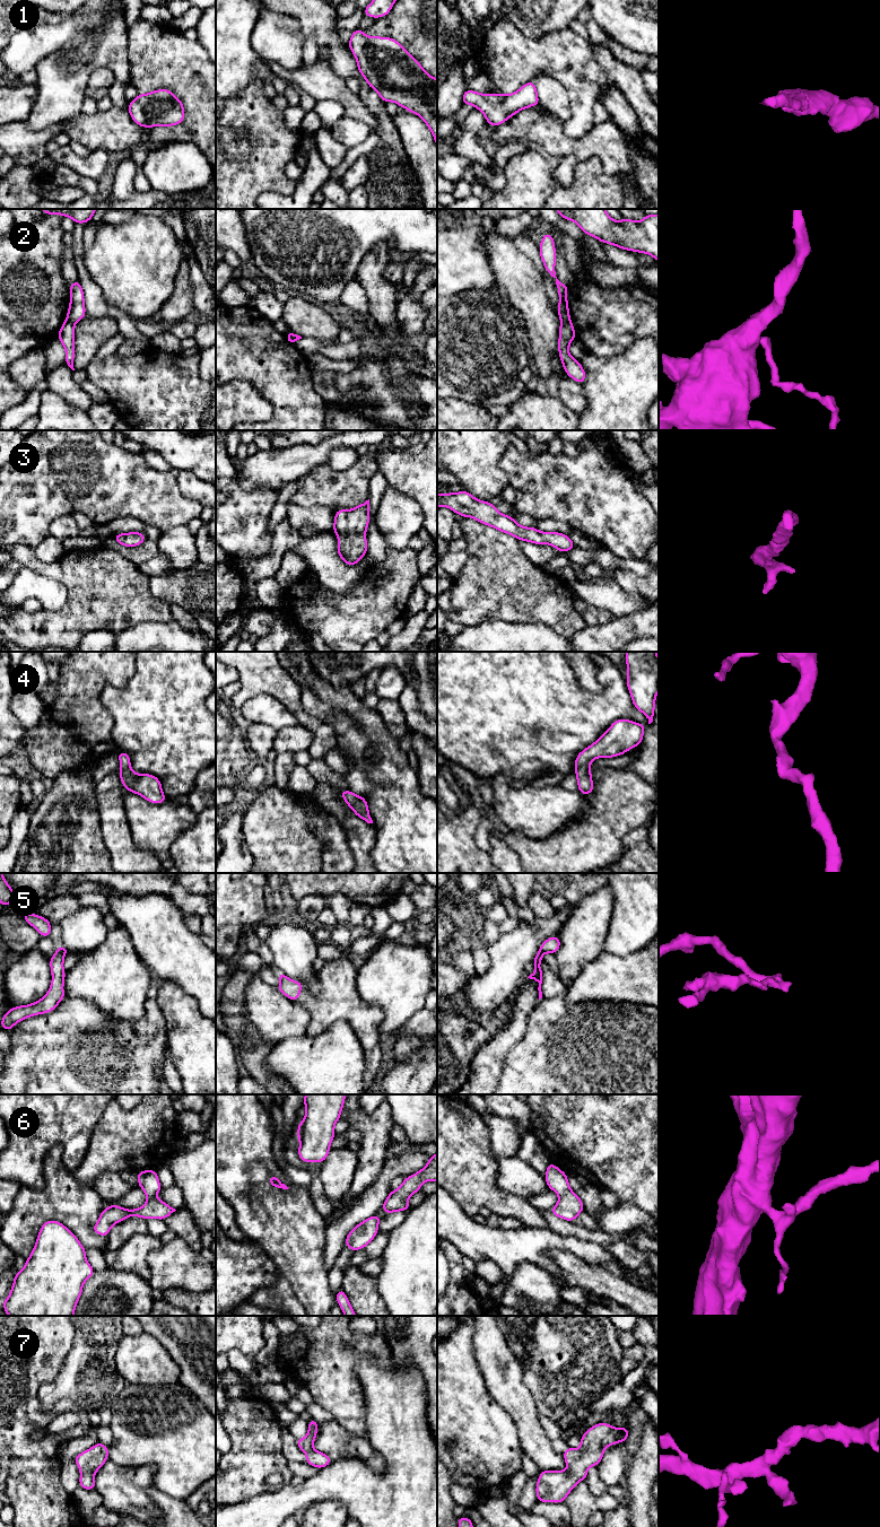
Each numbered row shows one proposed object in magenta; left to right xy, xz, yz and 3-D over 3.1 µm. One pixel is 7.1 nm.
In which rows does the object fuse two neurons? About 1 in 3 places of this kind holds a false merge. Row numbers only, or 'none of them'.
2, 5

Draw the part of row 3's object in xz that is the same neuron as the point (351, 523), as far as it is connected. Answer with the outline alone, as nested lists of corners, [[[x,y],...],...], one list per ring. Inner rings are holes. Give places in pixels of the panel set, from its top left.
[[[369,499],[351,509],[336,512],[333,531],[339,538],[337,549],[346,565],[358,564],[367,553],[365,534],[369,521]]]

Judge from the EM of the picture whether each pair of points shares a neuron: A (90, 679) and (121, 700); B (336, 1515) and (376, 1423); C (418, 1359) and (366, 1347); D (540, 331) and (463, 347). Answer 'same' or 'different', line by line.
A: different
B: different
C: different
D: different

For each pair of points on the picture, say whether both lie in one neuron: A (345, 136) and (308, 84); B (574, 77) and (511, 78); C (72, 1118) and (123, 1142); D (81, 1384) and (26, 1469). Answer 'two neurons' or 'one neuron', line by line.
A: two neurons
B: one neuron
C: two neurons
D: two neurons

